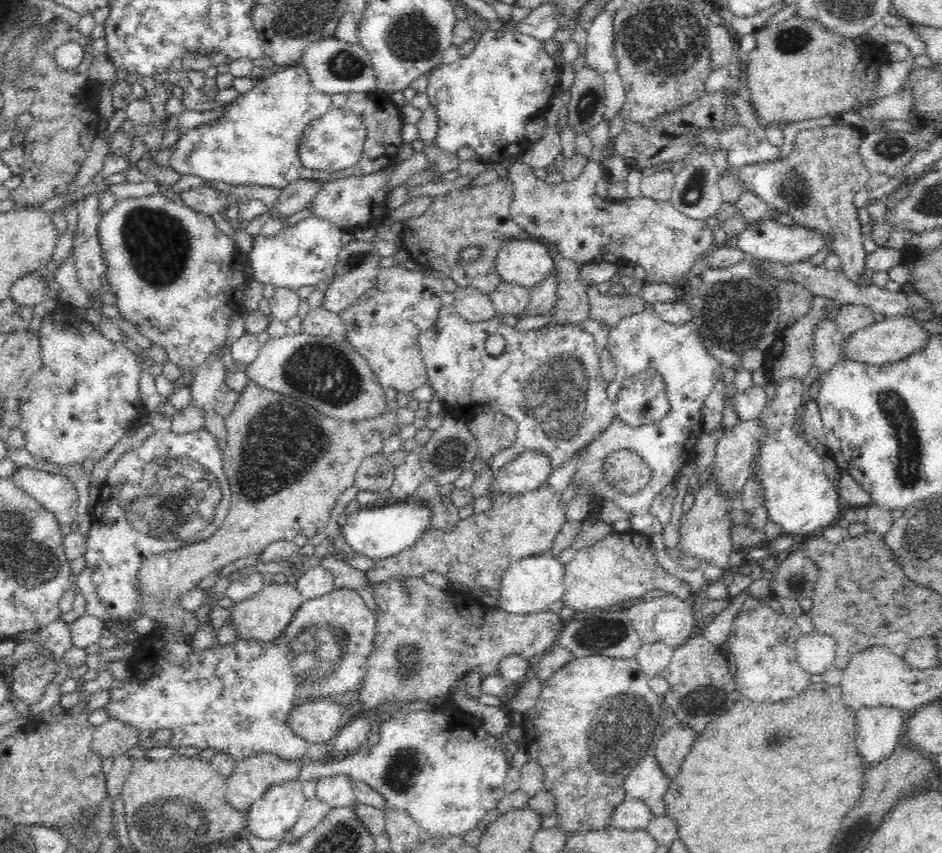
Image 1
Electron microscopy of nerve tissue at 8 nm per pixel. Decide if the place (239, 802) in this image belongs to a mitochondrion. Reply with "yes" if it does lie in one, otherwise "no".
no

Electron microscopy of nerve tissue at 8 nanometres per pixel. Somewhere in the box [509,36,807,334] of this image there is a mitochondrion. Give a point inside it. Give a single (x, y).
(690, 192)

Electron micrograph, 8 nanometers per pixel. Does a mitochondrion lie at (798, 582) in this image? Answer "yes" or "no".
yes

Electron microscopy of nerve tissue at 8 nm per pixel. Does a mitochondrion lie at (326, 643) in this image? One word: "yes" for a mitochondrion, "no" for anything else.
yes

